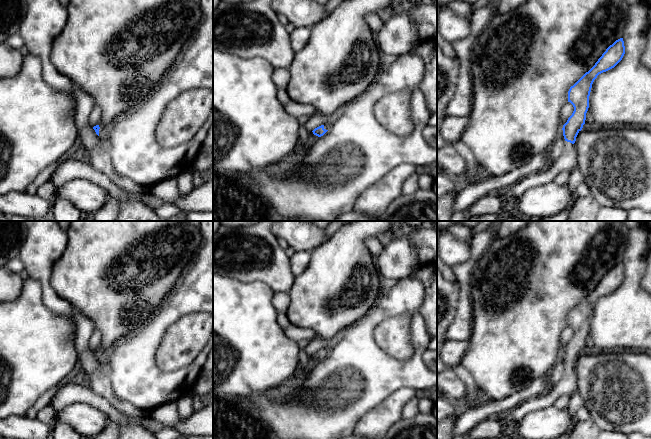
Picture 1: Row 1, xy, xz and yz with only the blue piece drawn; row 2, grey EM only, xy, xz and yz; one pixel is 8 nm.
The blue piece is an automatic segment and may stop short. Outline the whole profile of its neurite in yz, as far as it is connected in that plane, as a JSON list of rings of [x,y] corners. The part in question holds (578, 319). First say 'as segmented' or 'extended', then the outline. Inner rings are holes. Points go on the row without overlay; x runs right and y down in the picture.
extended | [[[620,262],[610,269],[595,289],[570,311],[568,326],[573,329],[574,335],[562,352],[565,363],[562,378],[541,397],[530,398],[514,408],[511,423],[517,424],[526,414],[554,405],[560,396],[571,396],[577,390],[574,367],[585,348],[592,308],[599,298],[614,292],[622,284],[624,278],[624,265]]]

